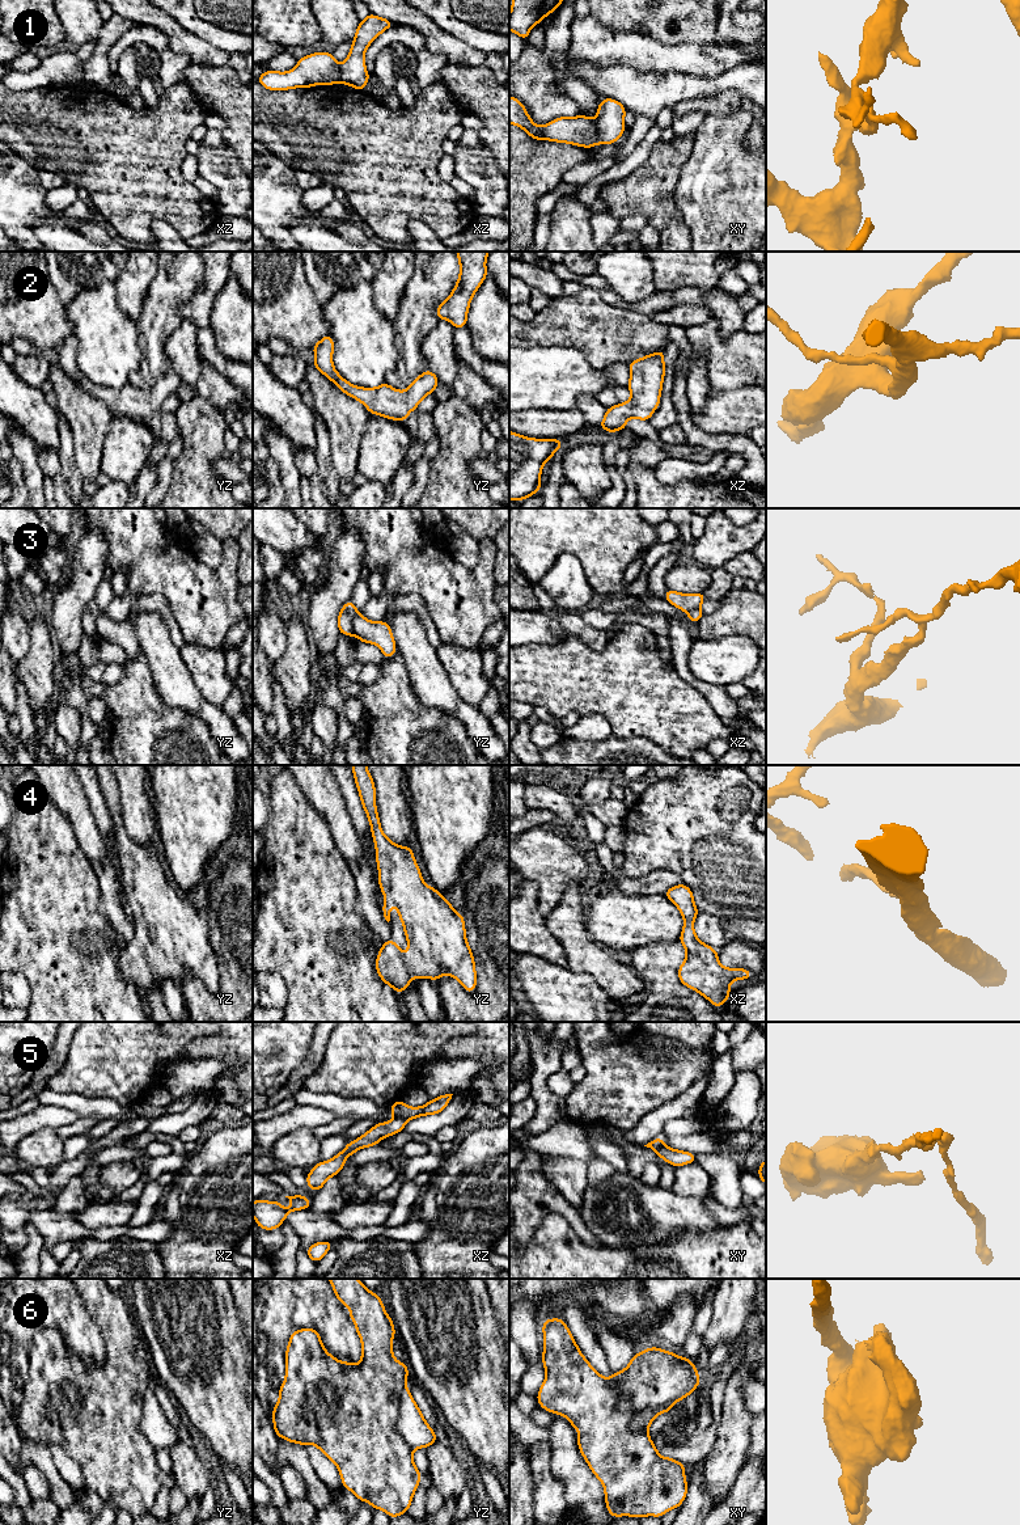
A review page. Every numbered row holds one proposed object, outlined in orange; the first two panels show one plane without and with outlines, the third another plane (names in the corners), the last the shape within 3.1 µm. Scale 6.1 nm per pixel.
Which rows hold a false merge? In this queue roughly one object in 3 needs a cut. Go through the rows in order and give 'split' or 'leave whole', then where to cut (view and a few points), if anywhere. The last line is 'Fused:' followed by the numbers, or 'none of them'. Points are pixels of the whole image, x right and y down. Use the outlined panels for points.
1: split; cut in xy along (593, 121), (600, 142)
2: leave whole; no cut
3: split; cut in yz along (358, 611), (351, 634)
4: leave whole; no cut
5: split; cut in xz along (396, 1115), (405, 1122)
6: split; cut in xy along (671, 1405), (639, 1410), (630, 1422), (630, 1430)
Fused: 1, 3, 5, 6

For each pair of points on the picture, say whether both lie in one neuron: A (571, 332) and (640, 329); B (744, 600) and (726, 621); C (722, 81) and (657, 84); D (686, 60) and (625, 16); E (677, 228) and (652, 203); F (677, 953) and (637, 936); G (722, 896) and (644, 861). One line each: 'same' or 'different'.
A: same
B: same
C: same
D: different
E: different
F: different
G: same

